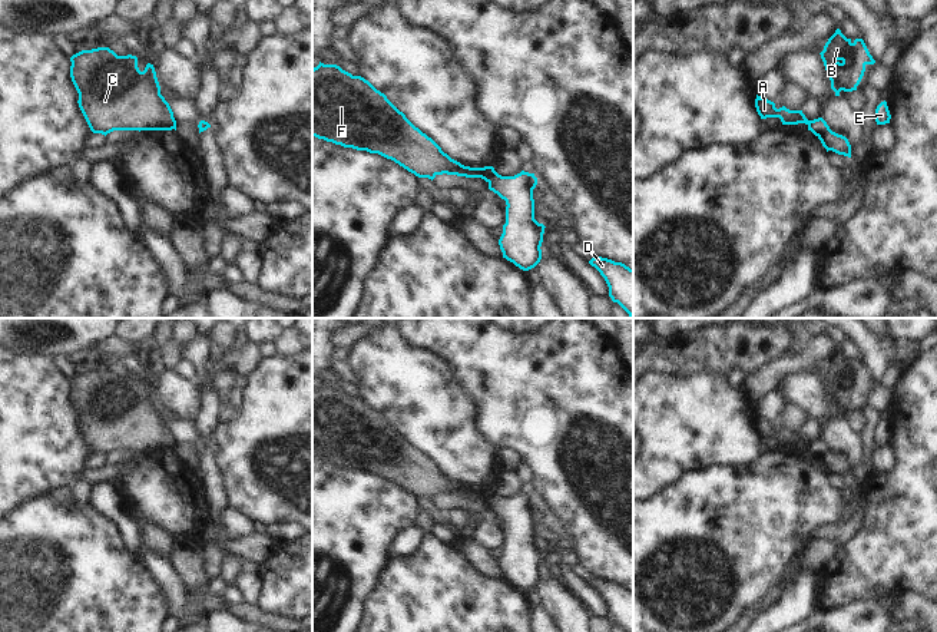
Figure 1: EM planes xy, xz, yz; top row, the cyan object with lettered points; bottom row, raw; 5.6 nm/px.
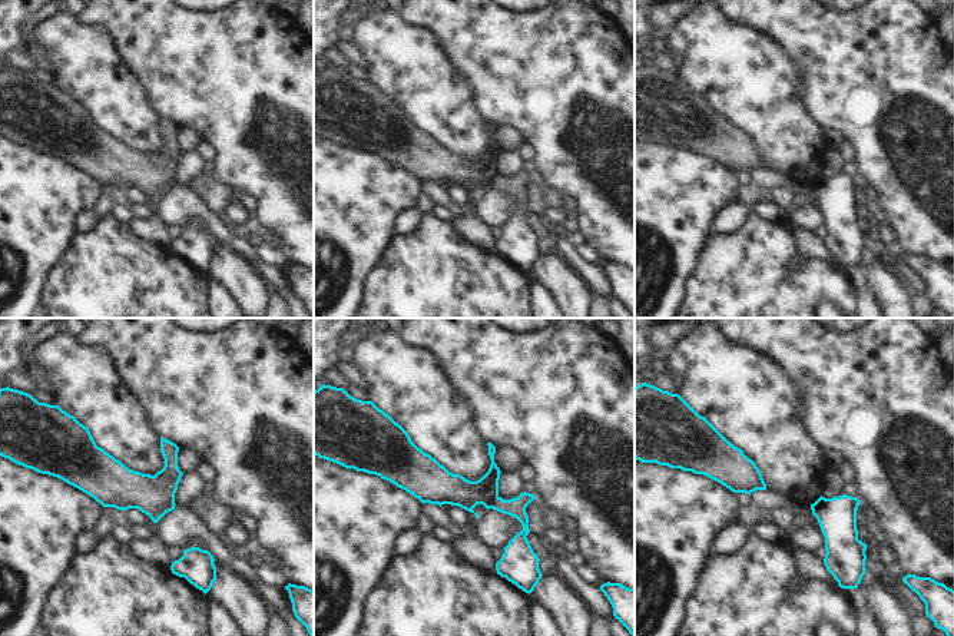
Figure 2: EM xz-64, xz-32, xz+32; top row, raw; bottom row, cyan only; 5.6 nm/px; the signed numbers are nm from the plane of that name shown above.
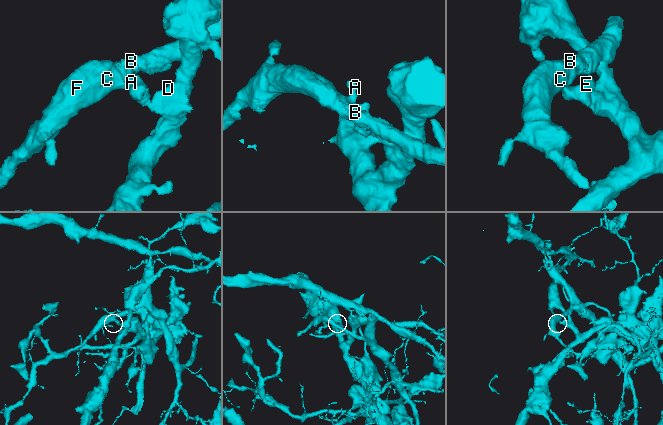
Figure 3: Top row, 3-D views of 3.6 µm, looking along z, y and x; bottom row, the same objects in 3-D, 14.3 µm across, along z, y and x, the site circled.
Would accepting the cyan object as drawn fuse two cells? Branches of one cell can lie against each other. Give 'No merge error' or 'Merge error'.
Merge error

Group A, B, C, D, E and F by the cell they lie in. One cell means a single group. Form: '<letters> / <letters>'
A B C F / D E

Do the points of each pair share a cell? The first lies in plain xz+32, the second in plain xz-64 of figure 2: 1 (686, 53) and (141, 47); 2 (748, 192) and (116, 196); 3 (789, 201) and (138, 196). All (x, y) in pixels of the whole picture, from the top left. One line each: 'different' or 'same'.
1: different
2: different
3: same

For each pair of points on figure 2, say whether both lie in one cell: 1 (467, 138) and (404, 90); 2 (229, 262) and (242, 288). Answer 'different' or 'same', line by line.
1: same
2: same

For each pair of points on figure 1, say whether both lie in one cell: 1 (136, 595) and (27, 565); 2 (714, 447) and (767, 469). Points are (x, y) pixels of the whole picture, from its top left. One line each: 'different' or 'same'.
1: same
2: different

